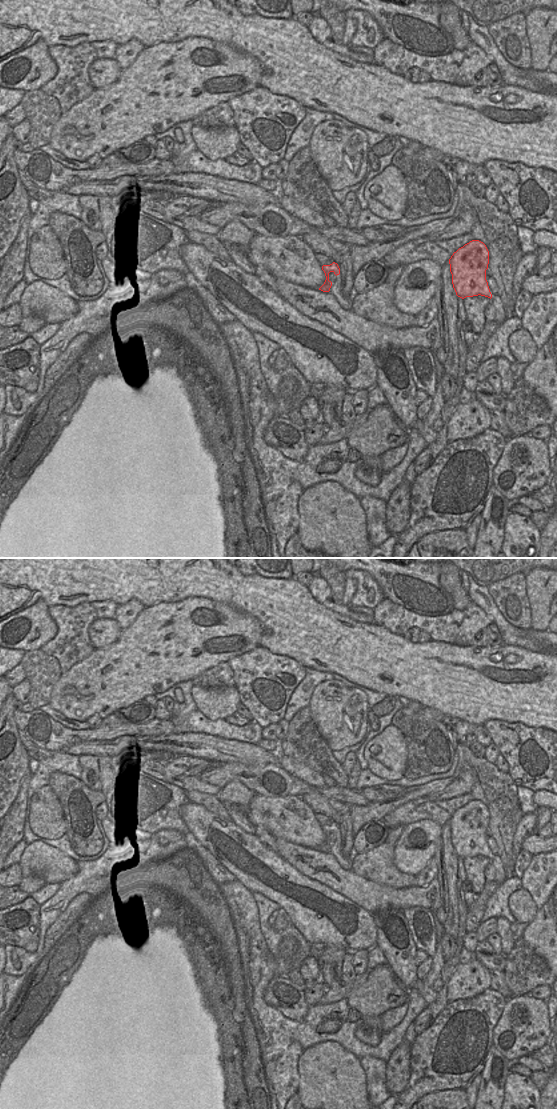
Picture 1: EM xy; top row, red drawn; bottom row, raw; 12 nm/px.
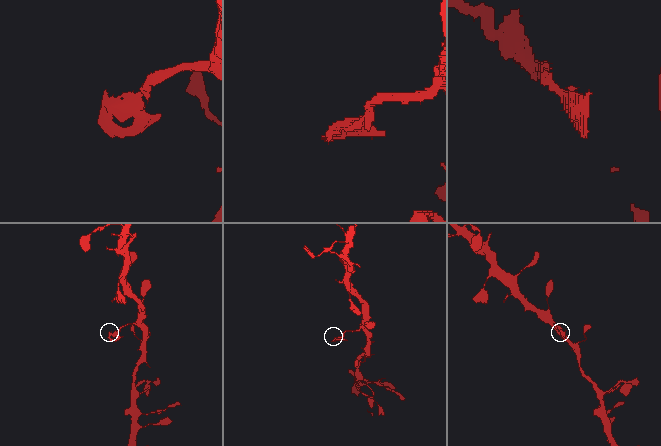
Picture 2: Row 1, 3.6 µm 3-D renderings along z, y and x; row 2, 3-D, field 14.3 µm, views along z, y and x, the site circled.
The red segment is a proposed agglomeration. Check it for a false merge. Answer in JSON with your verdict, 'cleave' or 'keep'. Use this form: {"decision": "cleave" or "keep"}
{"decision": "cleave"}

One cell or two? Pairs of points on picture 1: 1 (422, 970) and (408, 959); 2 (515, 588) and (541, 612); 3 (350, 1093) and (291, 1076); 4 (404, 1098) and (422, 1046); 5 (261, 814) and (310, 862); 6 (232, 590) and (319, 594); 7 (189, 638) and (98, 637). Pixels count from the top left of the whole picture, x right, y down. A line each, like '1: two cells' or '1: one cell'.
1: two cells
2: two cells
3: two cells
4: one cell
5: two cells
6: two cells
7: two cells

